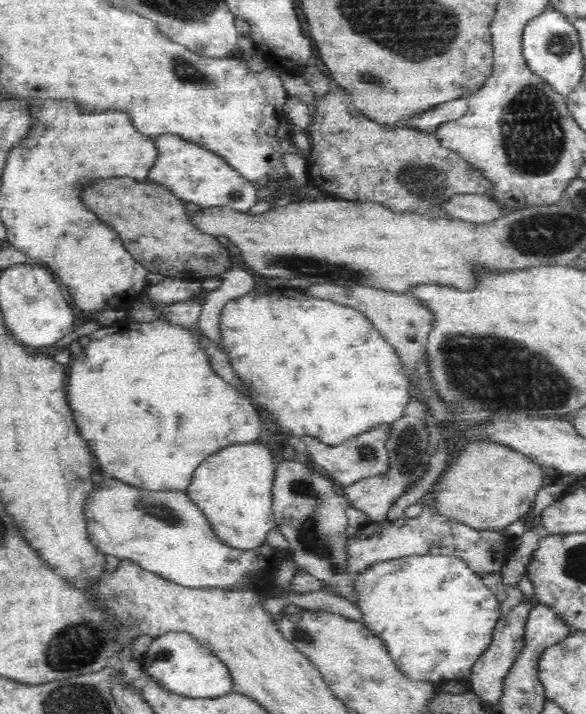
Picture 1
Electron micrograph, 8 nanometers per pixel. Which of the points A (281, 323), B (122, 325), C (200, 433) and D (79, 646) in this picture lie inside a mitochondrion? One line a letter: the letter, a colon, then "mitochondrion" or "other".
A: other
B: other
C: other
D: mitochondrion

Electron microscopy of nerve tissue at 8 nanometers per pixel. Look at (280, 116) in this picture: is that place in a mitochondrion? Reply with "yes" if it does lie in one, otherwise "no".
no

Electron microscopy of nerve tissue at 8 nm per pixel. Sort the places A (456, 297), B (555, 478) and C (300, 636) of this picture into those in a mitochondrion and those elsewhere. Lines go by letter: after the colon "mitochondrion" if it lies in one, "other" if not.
A: other
B: other
C: mitochondrion

